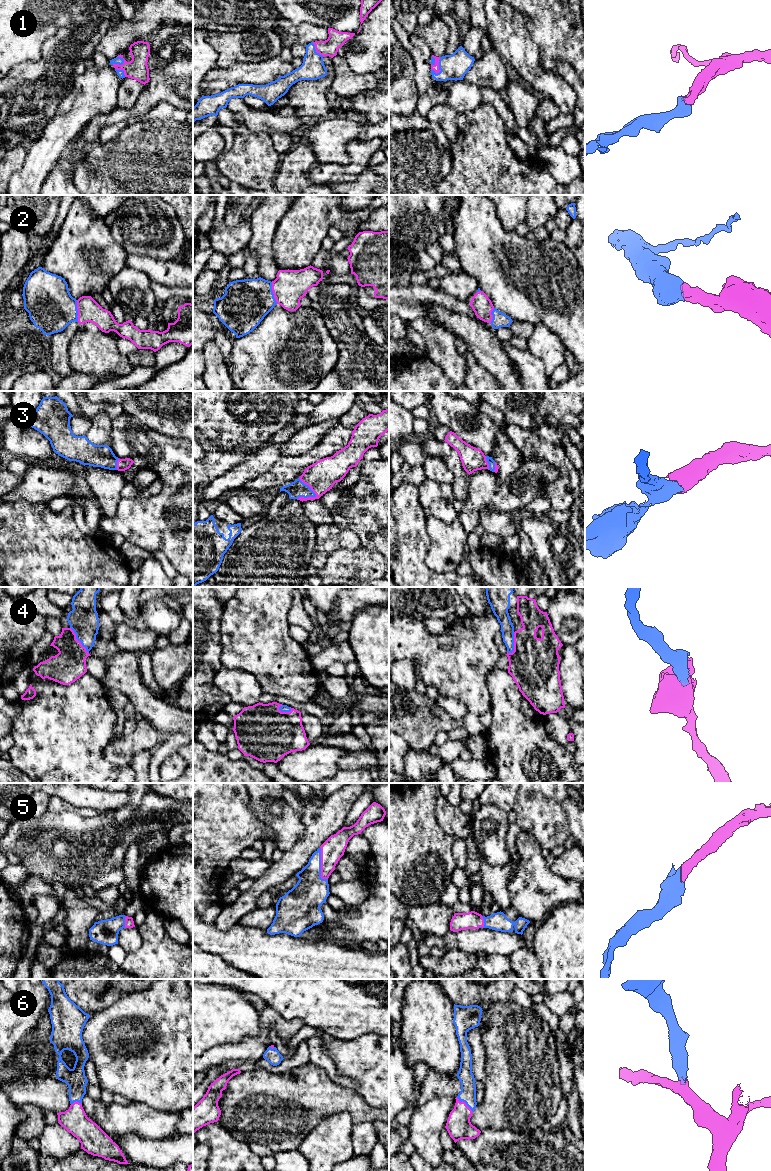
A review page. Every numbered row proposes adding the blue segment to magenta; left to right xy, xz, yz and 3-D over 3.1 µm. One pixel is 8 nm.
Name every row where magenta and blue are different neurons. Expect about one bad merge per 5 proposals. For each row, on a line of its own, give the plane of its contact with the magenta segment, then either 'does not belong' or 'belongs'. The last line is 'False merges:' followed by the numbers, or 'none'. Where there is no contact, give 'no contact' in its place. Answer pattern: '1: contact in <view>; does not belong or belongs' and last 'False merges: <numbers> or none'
1: contact in yz; belongs
2: contact in xy; belongs
3: contact in xz; belongs
4: contact in xy; belongs
5: contact in xz; belongs
6: contact in yz; belongs
False merges: none

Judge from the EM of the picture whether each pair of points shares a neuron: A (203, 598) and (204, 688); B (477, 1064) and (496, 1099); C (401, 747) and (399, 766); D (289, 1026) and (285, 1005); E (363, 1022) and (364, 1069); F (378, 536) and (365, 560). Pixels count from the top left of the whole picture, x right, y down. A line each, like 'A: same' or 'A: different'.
A: same
B: different
C: same
D: different
E: different
F: different

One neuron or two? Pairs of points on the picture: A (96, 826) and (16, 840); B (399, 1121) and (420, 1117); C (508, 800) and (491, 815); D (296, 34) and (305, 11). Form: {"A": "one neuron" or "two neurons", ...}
{"A": "one neuron", "B": "two neurons", "C": "two neurons", "D": "two neurons"}

